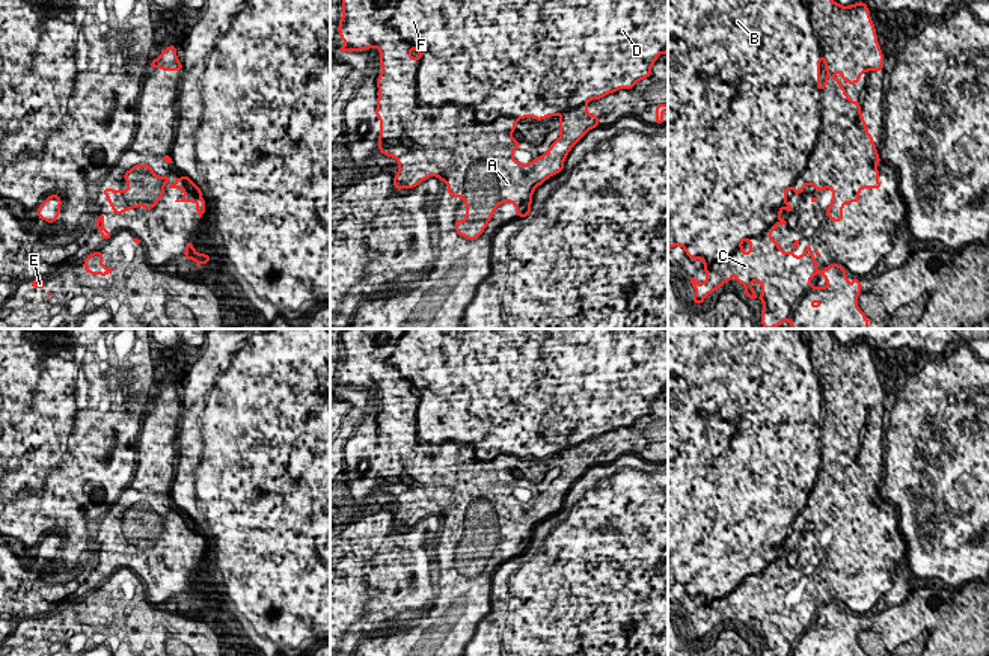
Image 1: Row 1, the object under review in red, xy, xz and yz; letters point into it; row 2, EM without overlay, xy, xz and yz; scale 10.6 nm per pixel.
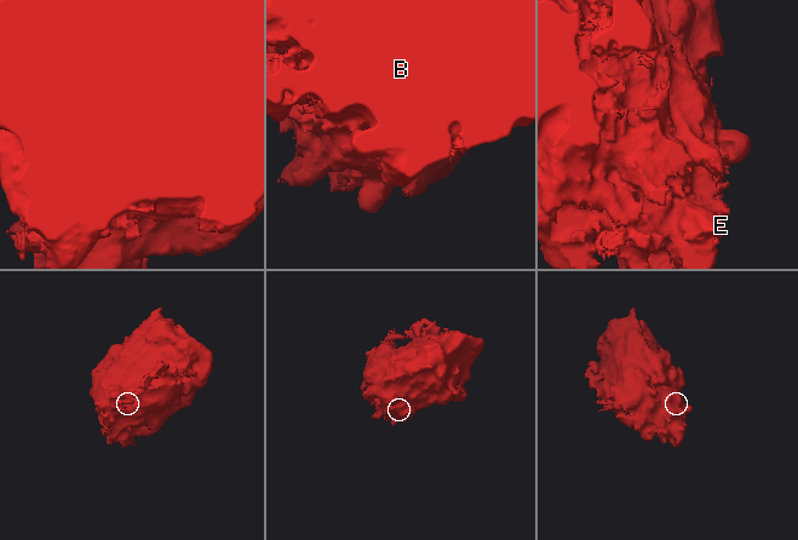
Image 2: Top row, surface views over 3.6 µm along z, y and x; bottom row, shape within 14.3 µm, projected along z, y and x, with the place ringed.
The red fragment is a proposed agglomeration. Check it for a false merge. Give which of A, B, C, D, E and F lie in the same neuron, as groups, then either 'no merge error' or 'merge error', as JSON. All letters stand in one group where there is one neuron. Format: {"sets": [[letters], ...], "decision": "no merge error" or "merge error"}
{"sets": [["A", "B", "C", "D", "E", "F"]], "decision": "no merge error"}

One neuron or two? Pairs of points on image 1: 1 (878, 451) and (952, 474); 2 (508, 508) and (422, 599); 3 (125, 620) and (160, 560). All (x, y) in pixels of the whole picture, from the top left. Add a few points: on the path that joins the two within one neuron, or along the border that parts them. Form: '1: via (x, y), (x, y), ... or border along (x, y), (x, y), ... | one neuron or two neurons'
1: border along (882, 457), (885, 468) | two neurons
2: border along (436, 596), (430, 600) | two neurons
3: border along (140, 579), (145, 596), (156, 606) | two neurons

